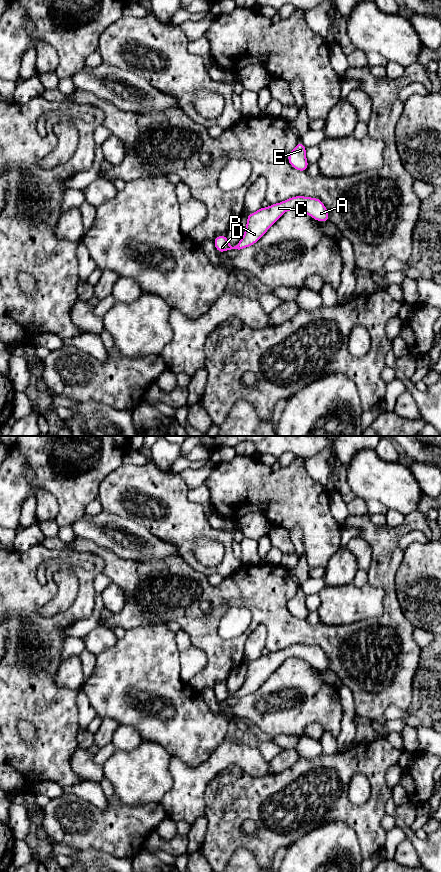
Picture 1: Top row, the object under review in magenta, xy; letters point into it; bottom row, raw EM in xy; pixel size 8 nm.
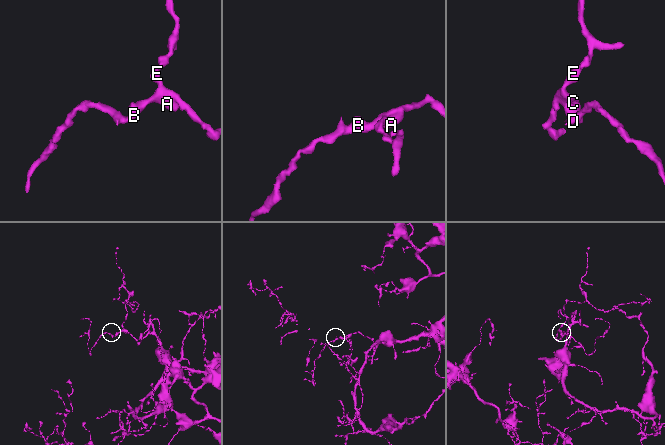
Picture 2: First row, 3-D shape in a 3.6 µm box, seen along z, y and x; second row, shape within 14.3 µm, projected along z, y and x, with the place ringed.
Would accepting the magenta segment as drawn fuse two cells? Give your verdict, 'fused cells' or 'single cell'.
single cell

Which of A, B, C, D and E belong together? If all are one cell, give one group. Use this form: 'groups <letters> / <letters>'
groups A B C D E

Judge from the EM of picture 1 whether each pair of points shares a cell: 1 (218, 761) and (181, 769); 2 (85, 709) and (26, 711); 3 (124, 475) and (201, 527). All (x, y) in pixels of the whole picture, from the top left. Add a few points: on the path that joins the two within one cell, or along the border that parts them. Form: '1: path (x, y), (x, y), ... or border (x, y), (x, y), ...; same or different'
1: path (209, 769), (206, 772), (190, 772); same
2: border (76, 690), (77, 723), (80, 727); different
3: path (143, 491), (161, 496), (182, 516); same

